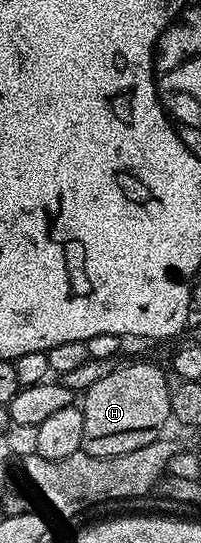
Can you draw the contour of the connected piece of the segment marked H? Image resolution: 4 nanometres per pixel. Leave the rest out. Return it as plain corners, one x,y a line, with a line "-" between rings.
154,363
121,364
108,377
100,377
80,400
84,417
82,450
93,458
112,458
163,438
162,430
172,419
170,385
171,380

